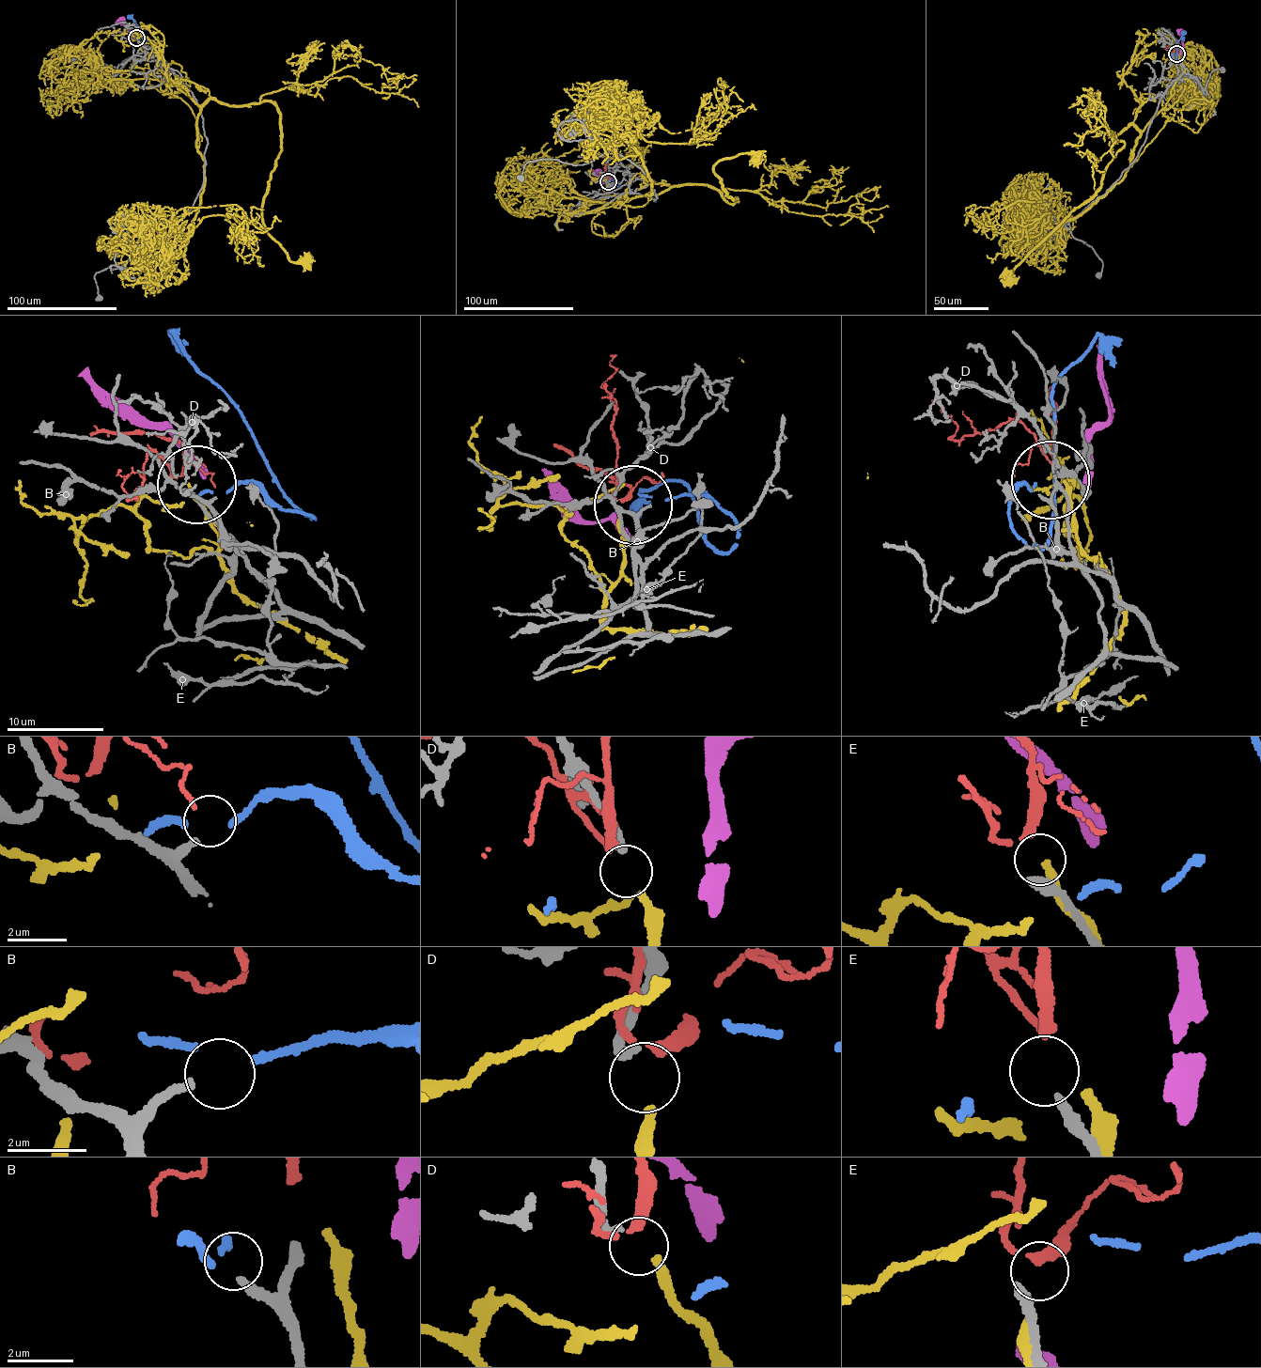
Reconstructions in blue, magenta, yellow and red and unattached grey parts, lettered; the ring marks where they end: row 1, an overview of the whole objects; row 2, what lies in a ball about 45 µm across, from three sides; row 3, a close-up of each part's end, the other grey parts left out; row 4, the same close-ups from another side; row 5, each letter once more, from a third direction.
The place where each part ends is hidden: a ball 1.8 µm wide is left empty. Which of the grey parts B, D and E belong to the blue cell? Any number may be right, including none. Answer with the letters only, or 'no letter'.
no letter

